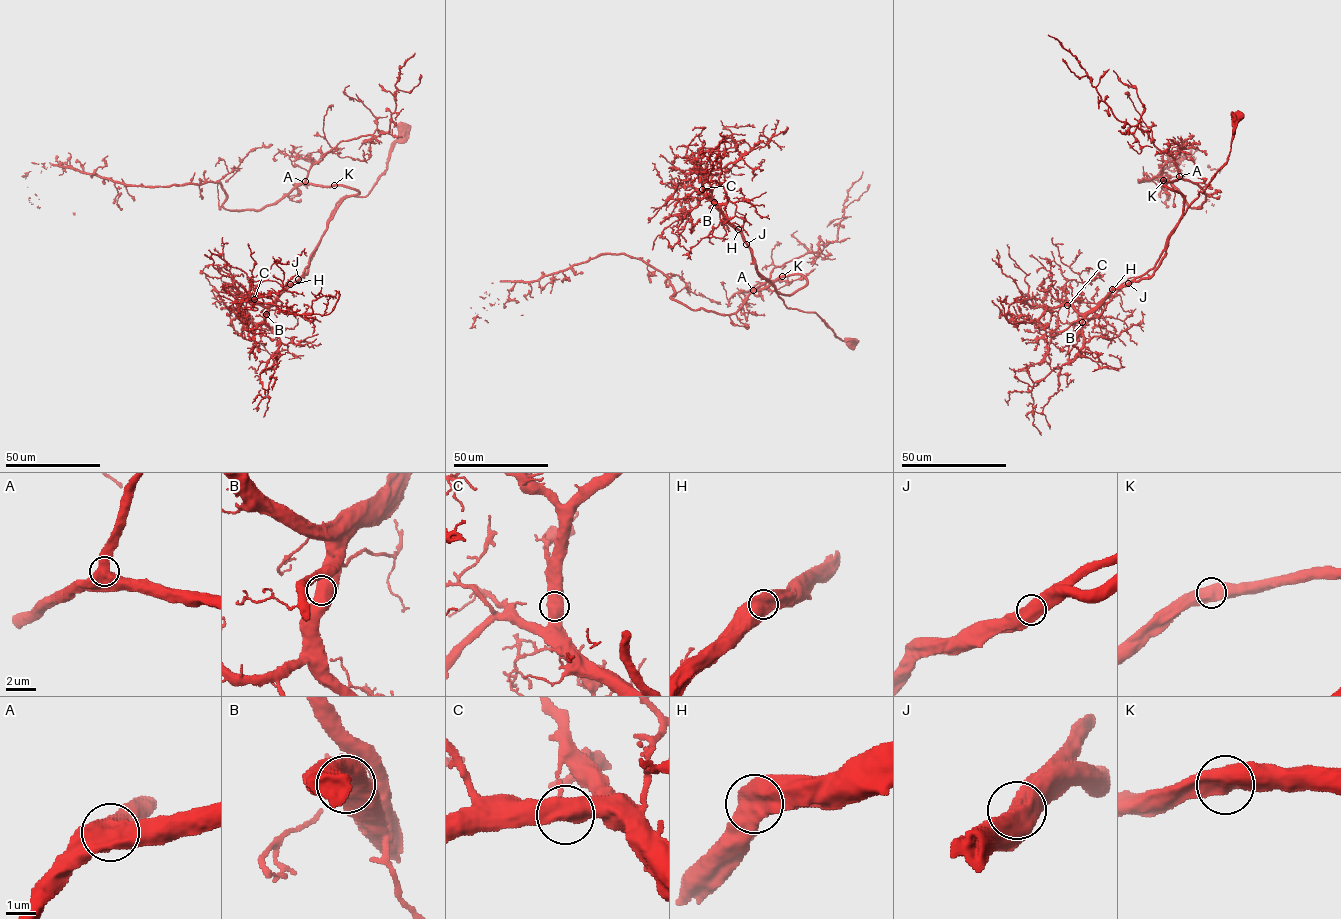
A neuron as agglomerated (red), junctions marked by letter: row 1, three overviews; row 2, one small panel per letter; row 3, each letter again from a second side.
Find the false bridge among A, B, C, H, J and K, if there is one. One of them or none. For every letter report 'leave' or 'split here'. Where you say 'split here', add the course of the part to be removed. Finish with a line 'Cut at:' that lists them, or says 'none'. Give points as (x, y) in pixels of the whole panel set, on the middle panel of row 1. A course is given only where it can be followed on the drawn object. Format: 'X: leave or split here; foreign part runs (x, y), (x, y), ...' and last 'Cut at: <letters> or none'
A: leave
B: leave
C: leave
H: leave
J: leave
K: leave
Cut at: none

